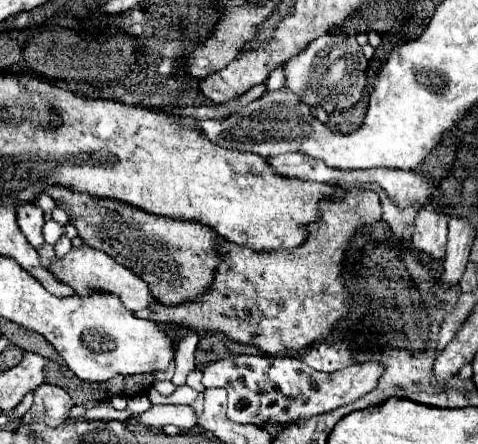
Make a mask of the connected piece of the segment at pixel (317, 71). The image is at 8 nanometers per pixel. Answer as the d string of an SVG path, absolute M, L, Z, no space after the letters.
M329 33L313 39L301 53L291 57L291 61L285 65L285 85L303 95L303 101L311 107L323 107L327 113L333 109L345 111L361 99L365 89L365 71L367 59L361 53L361 45L357 43L355 35Z

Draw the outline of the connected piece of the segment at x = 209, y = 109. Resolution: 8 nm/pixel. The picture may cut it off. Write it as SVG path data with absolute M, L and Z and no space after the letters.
M265 83L261 85L255 85L251 87L245 95L239 95L237 99L231 99L227 103L221 103L221 105L205 105L205 107L187 107L187 109L167 109L171 113L179 113L179 115L189 115L189 117L195 117L195 119L225 119L229 113L235 113L239 111L241 107L245 107L247 103L251 103L255 97L259 99L261 95L265 93Z

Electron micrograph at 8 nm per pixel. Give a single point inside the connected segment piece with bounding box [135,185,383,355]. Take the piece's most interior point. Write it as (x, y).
(278, 300)

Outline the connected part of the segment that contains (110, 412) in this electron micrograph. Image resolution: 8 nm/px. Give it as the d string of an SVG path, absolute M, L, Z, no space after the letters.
M99 403L97 407L85 411L85 419L119 419L119 421L125 421L129 417L129 411L115 411L109 403Z

